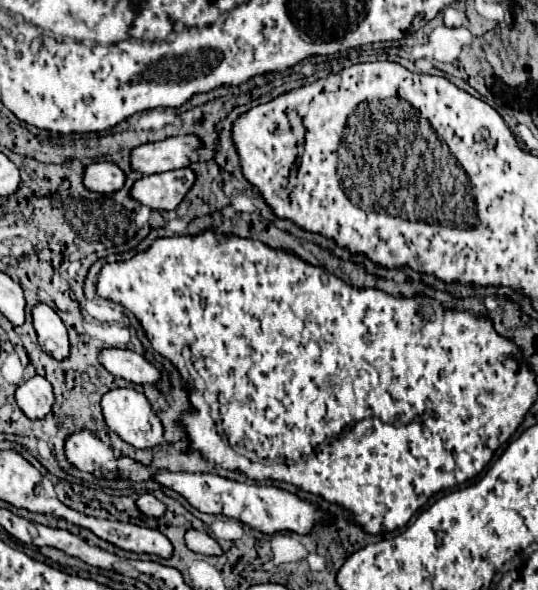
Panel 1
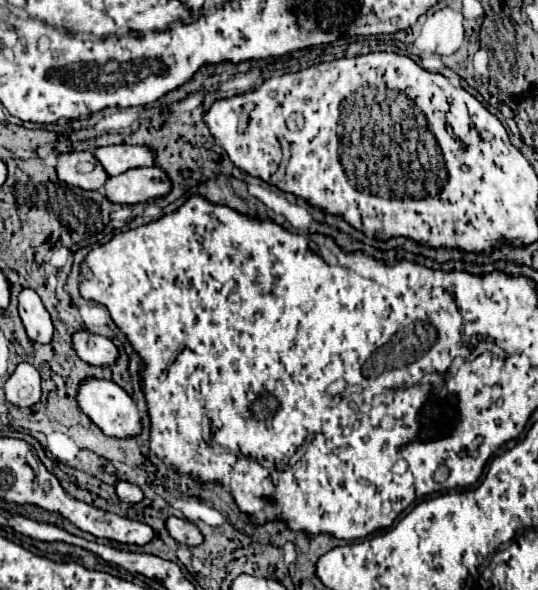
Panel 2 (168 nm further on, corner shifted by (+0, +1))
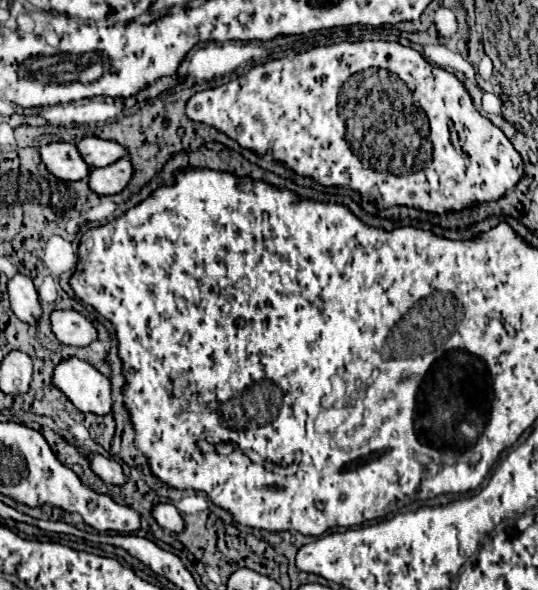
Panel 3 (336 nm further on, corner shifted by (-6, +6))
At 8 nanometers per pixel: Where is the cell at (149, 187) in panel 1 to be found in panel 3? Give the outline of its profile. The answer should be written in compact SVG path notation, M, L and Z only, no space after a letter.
M122 157L108 167L92 167L88 171L88 187L96 195L114 195L128 185L130 177L132 177L132 165L126 157Z

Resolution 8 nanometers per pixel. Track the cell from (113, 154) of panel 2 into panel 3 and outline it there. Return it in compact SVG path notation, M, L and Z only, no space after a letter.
M86 137L76 143L82 159L90 167L106 167L126 155L126 149L114 141L98 139L98 137Z

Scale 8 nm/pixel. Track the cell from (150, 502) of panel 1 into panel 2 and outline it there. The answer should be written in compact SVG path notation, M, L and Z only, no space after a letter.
M118 482L116 484L116 494L122 502L128 502L128 504L136 504L136 502L144 500L144 492L130 482Z

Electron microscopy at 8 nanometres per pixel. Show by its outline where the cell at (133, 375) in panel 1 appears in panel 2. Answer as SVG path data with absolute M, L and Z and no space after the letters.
M76 332L74 334L74 350L76 354L92 364L92 366L106 366L106 364L114 364L114 360L118 360L118 348L114 346L112 340L104 338L104 336L96 336L96 334L88 334L88 332Z

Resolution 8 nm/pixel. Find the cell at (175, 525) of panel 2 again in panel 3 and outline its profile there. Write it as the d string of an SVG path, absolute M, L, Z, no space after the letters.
M158 503L158 505L154 505L152 507L152 517L166 531L180 533L184 529L184 519L180 517L180 511L172 503Z

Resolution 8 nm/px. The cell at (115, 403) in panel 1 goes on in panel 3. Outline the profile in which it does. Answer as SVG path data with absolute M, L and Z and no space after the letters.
M76 357L58 361L54 367L52 385L60 389L82 413L106 415L112 411L110 381L86 361Z

